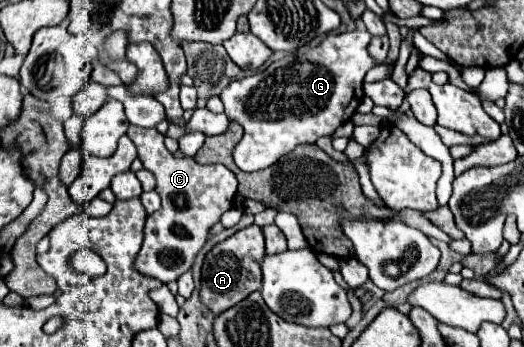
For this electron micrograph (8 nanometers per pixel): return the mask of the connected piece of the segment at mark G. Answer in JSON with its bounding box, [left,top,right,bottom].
[219,27,375,173]

